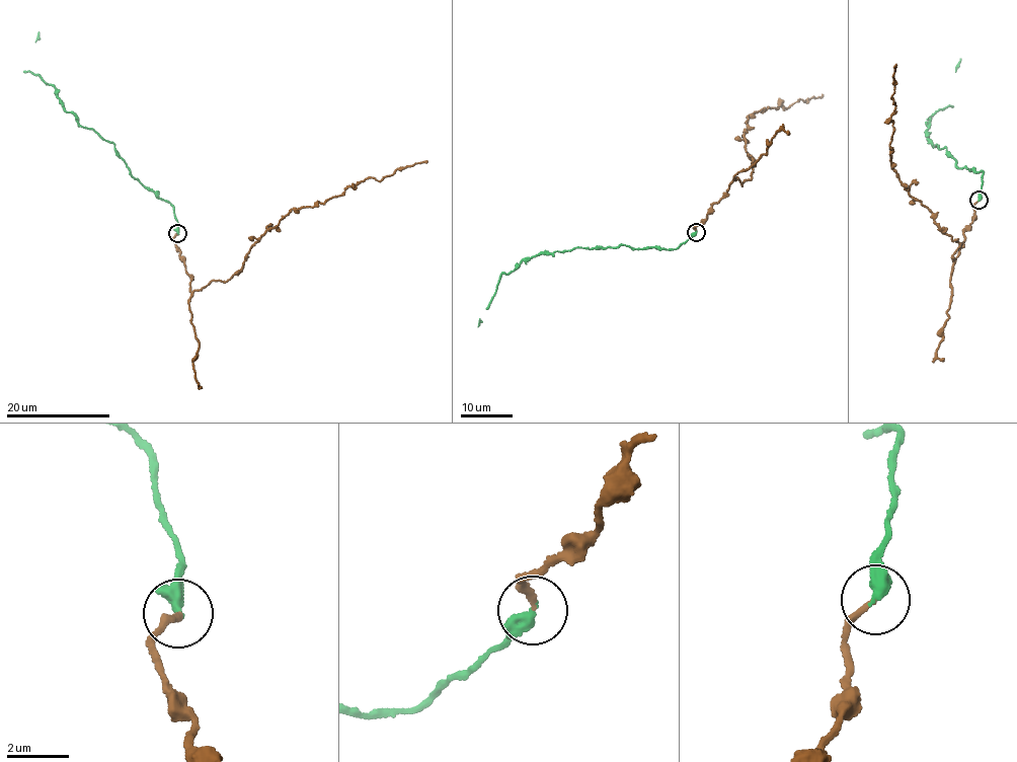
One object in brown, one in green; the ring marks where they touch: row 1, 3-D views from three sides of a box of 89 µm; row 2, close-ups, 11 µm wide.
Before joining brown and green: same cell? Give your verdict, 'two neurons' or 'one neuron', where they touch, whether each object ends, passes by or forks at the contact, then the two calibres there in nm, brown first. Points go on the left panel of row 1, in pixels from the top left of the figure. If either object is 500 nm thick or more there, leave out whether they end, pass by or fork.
one neuron; at (177, 233); brown ends there; green passes by; 200 nm thick on the brown side, 280 nm on the other

